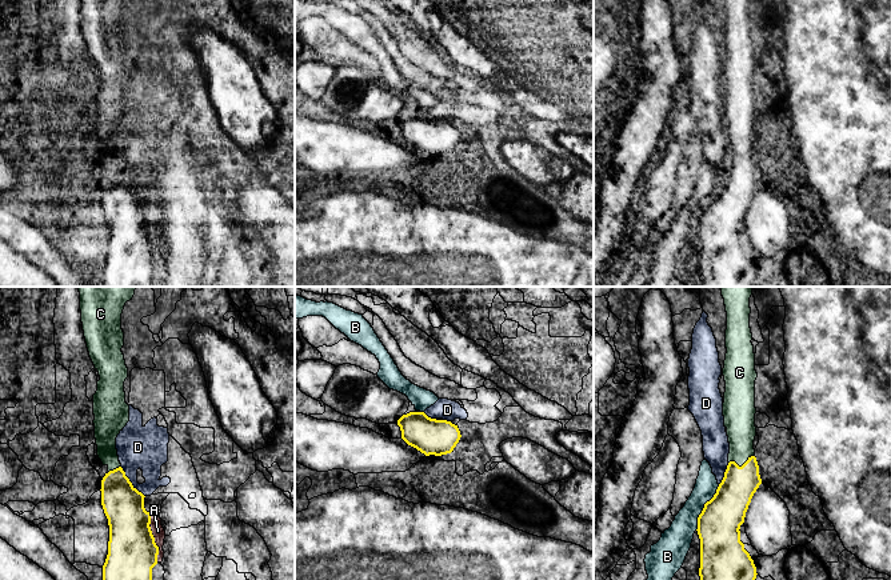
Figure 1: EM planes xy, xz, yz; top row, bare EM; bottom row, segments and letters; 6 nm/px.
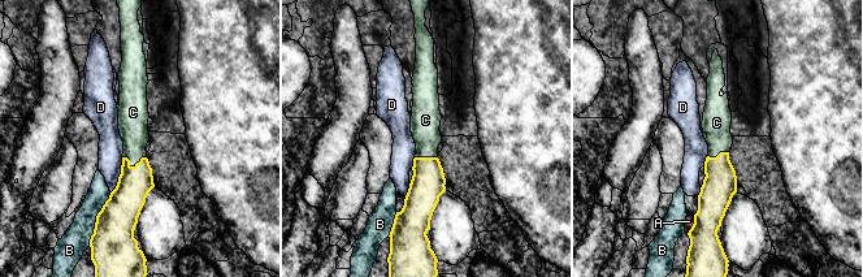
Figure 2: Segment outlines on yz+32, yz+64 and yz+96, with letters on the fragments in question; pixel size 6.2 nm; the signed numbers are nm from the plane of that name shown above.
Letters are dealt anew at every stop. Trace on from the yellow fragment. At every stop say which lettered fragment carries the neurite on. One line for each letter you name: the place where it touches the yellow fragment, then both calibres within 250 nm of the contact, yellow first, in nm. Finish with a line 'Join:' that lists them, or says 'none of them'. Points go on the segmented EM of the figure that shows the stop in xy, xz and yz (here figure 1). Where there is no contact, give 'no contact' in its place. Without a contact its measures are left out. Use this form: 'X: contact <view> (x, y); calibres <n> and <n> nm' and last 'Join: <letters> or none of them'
C: contact yz (742, 466); calibres 220 and 180 nm
Join: C

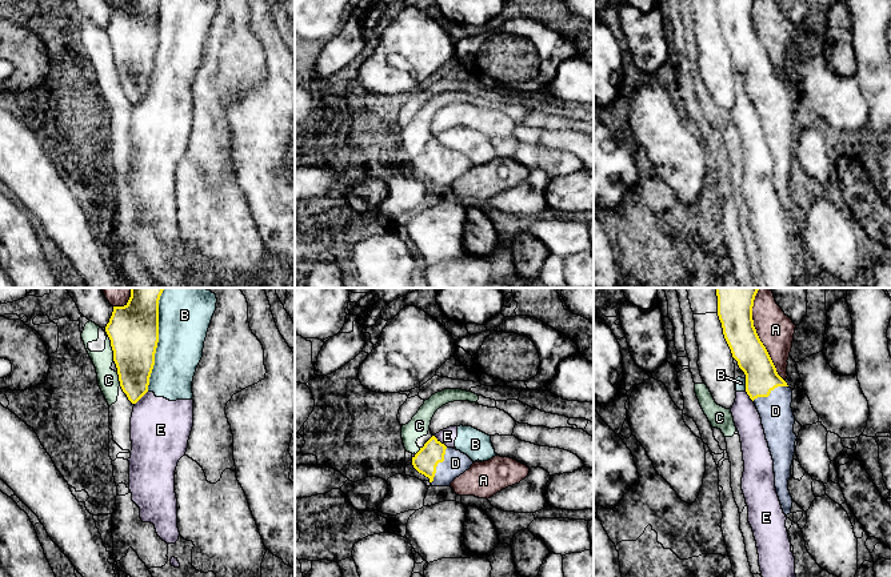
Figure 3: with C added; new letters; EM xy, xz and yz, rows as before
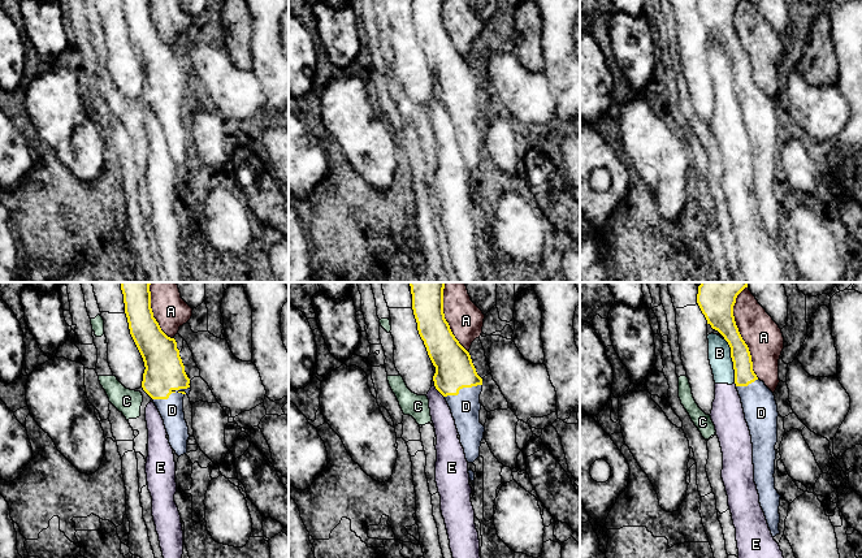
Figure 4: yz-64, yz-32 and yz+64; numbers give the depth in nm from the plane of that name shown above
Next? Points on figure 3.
D: contact xz (436, 465); calibres 150 and 150 nm
Join: D

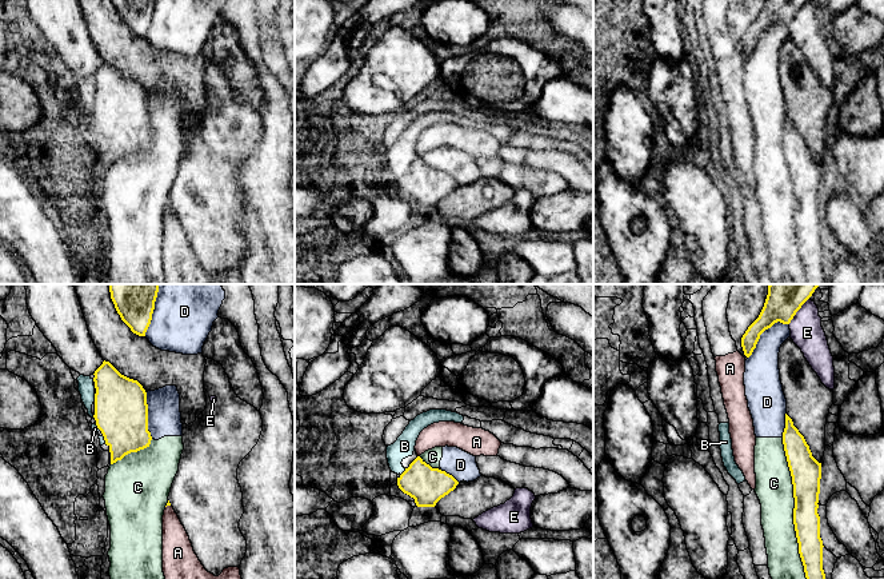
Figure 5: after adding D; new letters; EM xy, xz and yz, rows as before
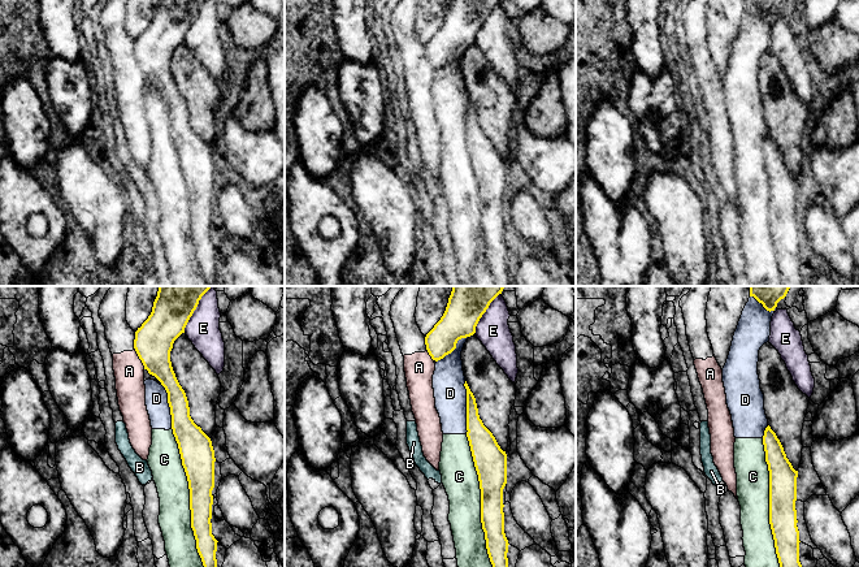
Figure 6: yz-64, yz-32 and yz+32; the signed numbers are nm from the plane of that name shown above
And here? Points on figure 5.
Join: none of them

